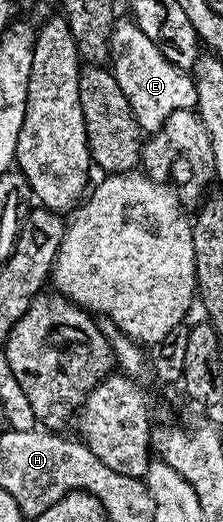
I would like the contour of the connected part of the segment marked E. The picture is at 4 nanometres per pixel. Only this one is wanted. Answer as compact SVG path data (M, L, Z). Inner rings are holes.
M117 19L113 23L109 40L110 64L143 133L153 134L163 126L172 112L195 109L196 81L191 73L174 66L158 50L158 46L144 36L144 31L133 19L127 19Z

